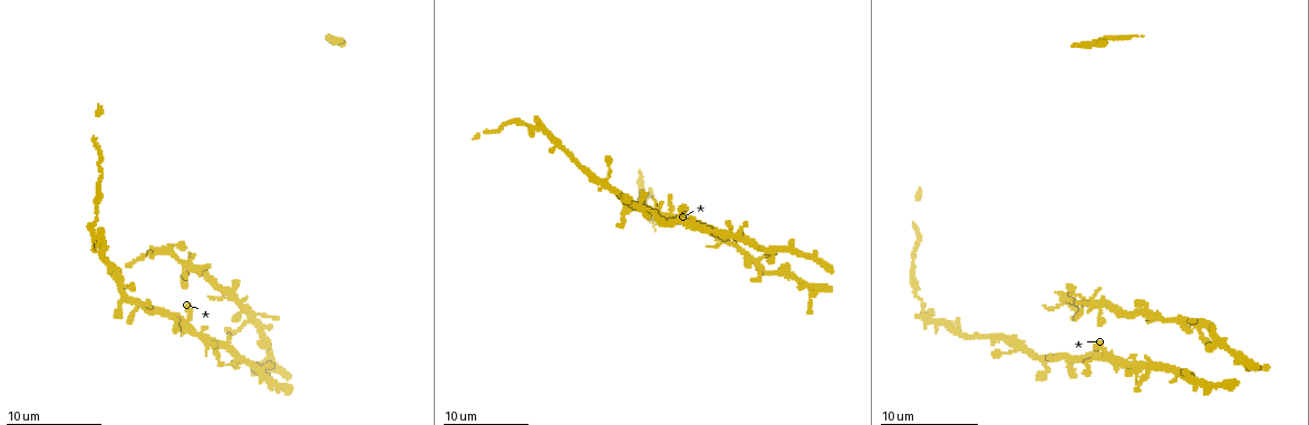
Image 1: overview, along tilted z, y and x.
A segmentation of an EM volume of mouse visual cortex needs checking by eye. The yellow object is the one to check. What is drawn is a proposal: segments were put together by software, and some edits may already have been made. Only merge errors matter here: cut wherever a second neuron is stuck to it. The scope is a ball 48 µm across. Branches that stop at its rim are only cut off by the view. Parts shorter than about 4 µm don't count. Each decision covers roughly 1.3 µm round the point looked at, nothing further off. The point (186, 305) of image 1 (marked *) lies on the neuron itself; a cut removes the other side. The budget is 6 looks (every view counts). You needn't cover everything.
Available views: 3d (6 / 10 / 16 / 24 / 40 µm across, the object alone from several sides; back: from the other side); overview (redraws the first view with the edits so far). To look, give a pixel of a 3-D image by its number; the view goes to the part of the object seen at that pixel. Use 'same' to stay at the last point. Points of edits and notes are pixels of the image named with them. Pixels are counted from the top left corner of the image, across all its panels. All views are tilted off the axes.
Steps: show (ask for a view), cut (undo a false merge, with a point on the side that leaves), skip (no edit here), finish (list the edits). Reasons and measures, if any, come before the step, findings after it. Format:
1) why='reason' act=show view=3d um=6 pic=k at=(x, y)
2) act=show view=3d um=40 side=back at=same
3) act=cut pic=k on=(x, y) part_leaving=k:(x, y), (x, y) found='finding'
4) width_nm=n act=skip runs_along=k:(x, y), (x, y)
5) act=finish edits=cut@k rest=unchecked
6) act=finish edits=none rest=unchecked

why='arms run side by side' act=show view=3d um=16 pic=1 at=(193, 267)

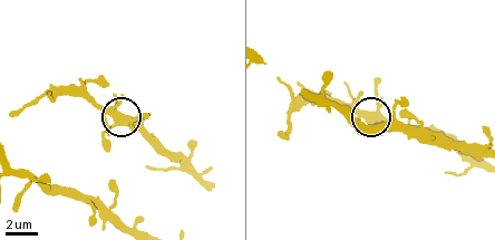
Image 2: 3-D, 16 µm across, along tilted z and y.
act=skip found='one neuron here'

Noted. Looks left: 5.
why='two arms in line, one across' act=show view=3d um=10 pic=1 at=(1146, 310)

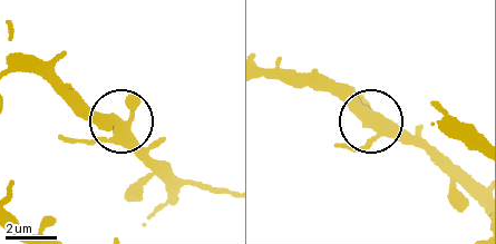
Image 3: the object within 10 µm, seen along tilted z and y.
act=show view=3d um=10 side=back pic=3 at=(130, 121)

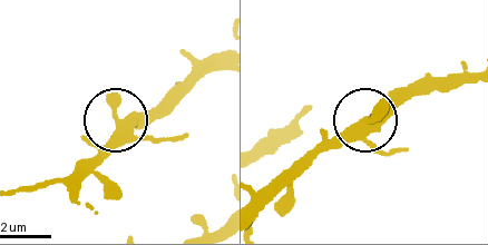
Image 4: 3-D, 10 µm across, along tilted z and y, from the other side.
width_nm=350 act=skip runs_along=4:(220, 69), (187, 76), (145, 115), (122, 121), (101, 162) found='continuous, no second neuron'

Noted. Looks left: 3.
why='two arms in line, one across' act=show view=3d um=6 pic=1 at=(624, 212)

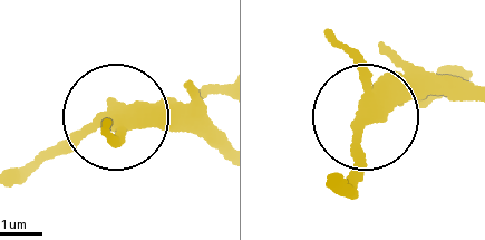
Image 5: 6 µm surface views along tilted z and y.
act=show view=3d um=6 side=back pic=5 at=(369, 115)

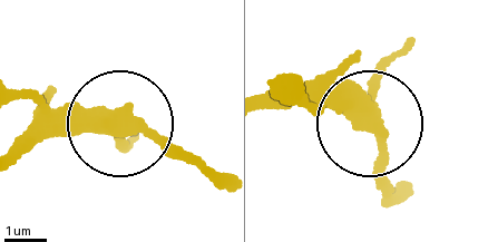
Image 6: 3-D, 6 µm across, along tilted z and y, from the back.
width_nm=350 act=skip runs_along=6:(16, 156), (51, 134), (126, 122), (217, 177) found='continuous, no second neuron'

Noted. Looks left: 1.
act=finish edits=none rest=unchecked

